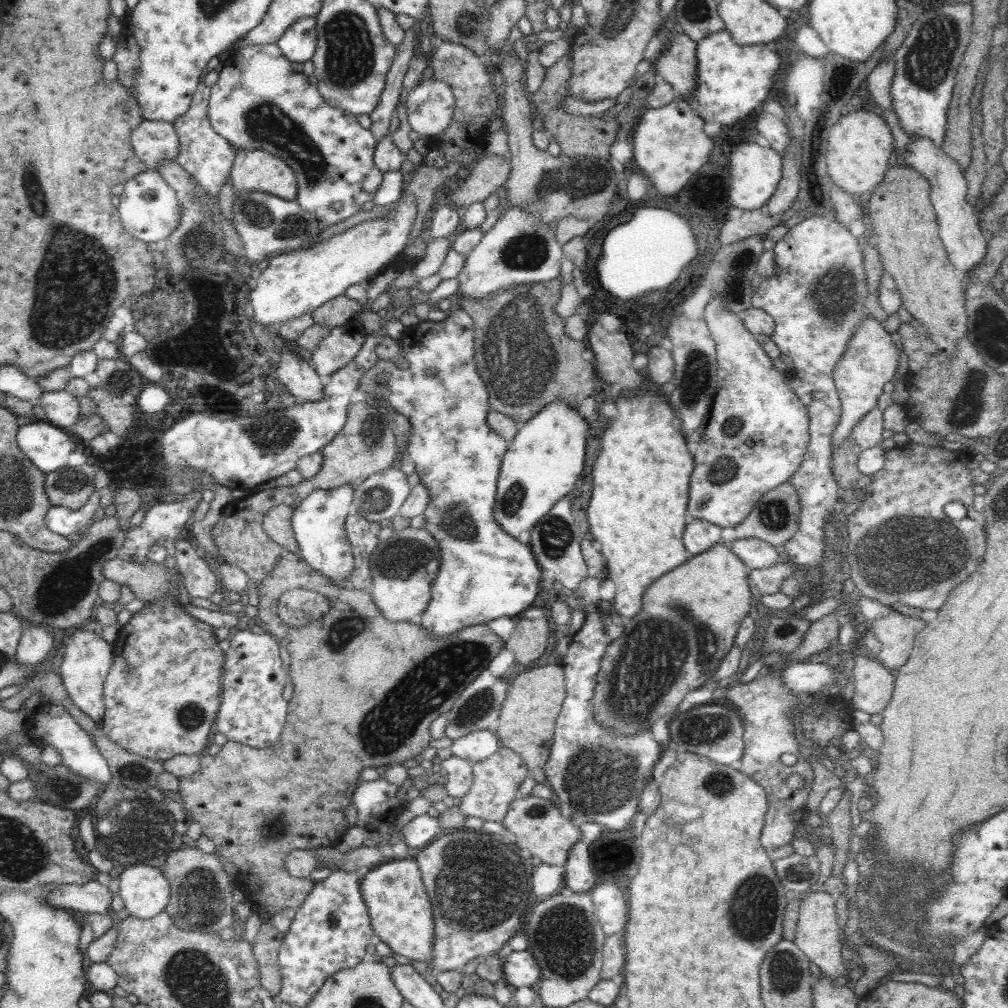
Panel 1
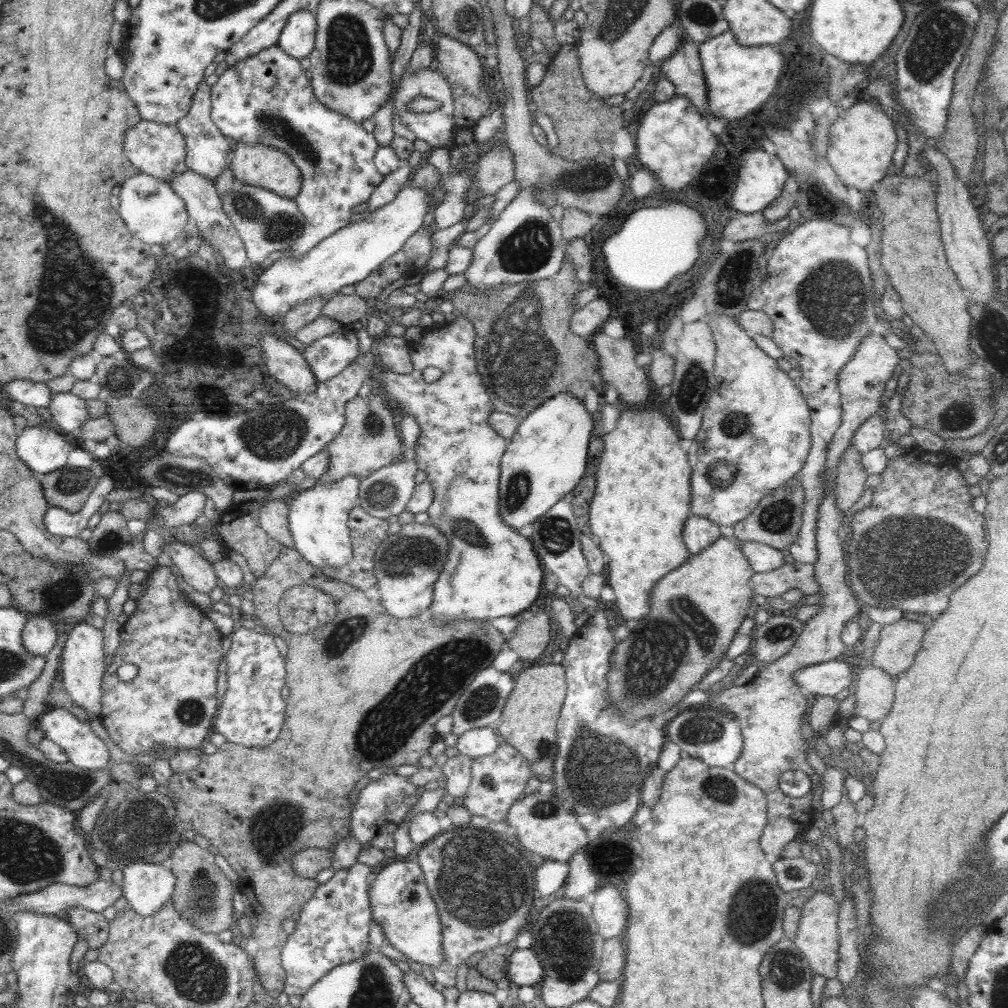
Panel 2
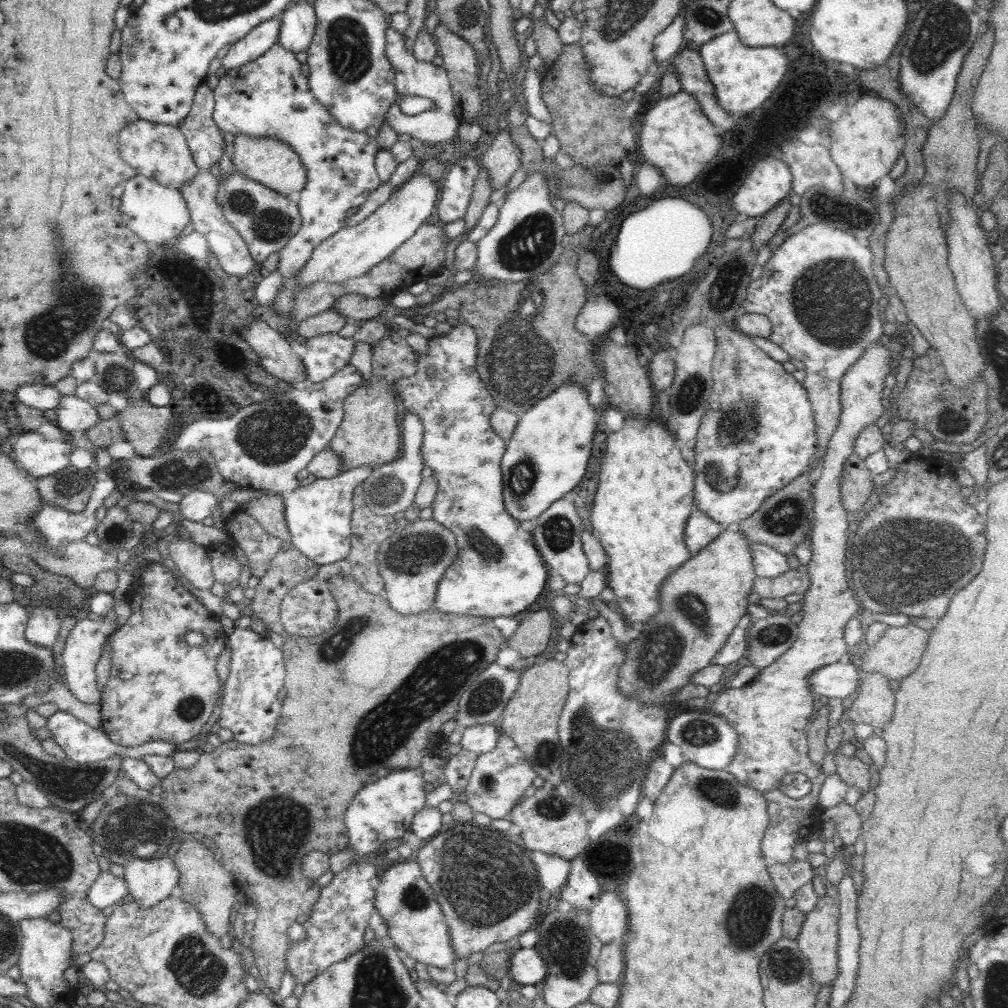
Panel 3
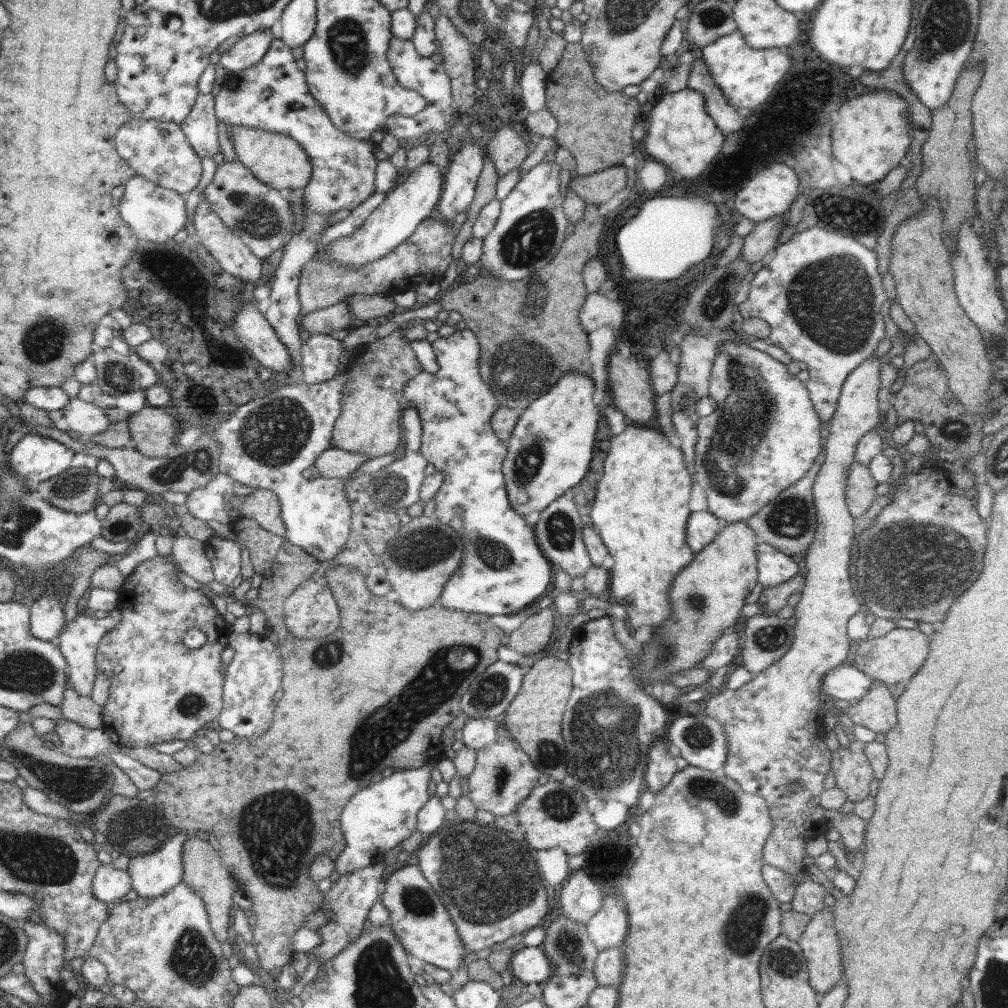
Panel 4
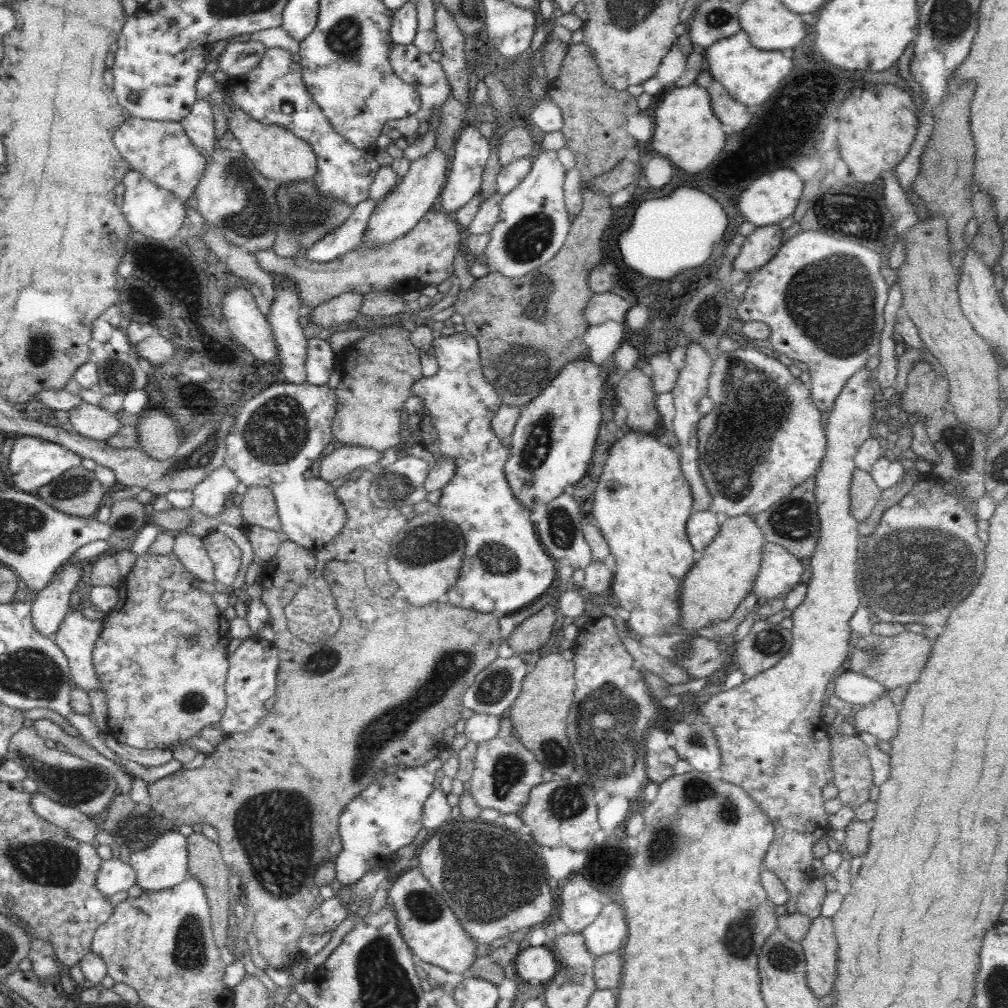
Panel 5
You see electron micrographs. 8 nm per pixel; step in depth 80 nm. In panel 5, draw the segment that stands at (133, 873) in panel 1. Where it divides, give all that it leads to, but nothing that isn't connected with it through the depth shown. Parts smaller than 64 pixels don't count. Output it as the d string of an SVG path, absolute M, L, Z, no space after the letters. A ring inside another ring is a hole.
M178 831L162 832L148 848L131 852L130 866L136 870L136 885L144 893L159 892L173 888L186 881L188 876L187 840Z

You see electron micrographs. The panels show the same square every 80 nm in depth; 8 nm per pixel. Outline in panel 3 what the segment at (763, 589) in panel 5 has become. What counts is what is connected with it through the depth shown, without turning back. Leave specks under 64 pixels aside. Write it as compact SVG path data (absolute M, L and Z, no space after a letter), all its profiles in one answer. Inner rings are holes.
M750 542L749 549L753 556L753 569L758 576L774 578L790 569L786 555L767 544Z

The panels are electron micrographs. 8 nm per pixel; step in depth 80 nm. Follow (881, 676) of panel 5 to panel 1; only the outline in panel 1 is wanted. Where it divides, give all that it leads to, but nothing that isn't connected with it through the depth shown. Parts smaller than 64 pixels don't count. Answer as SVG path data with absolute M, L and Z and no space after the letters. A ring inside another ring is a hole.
M894 610L888 616L867 623L882 643L880 653L875 656L891 672L896 672L907 662L918 632L926 625L923 619L904 615Z

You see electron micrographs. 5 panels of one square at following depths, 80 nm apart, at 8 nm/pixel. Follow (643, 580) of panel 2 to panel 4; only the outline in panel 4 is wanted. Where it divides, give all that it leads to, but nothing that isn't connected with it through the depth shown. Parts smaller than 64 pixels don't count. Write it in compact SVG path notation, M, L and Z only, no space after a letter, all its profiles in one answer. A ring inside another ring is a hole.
M628 423L627 427L618 436L611 438L612 446L610 446L610 452L608 452L608 458L606 458L606 464L604 464L604 478L602 482L598 484L596 488L595 501L593 507L589 512L591 523L590 525L596 529L597 533L601 536L603 543L608 548L609 554L614 559L614 566L609 570L610 580L609 580L609 592L611 599L620 606L626 608L626 612L629 615L626 622L632 625L636 630L640 626L649 626L650 630L654 630L662 621L670 616L671 604L669 601L669 588L674 577L684 568L690 561L695 557L695 553L690 550L688 543L686 542L686 525L689 514L691 513L688 507L688 501L690 500L691 490L692 490L692 471L690 469L686 470L684 468L684 458L682 458L681 448L674 448L670 444L666 435L657 429L647 428L643 425L636 425Z

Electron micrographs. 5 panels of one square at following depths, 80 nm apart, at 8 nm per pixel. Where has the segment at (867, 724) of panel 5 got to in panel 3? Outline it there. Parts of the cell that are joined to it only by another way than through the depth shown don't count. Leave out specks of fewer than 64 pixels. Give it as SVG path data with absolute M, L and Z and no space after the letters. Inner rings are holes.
M879 672L863 673L862 679L846 716L855 723L882 729L894 716L896 693L890 688L888 679Z

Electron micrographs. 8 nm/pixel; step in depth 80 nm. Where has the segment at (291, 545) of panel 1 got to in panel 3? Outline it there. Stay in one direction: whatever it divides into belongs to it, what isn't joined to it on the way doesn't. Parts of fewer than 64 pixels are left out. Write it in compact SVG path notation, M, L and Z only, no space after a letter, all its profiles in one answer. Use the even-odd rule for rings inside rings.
M265 492L261 498L240 506L240 509L255 518L268 534L283 541L291 540L285 519L285 506L280 496Z

